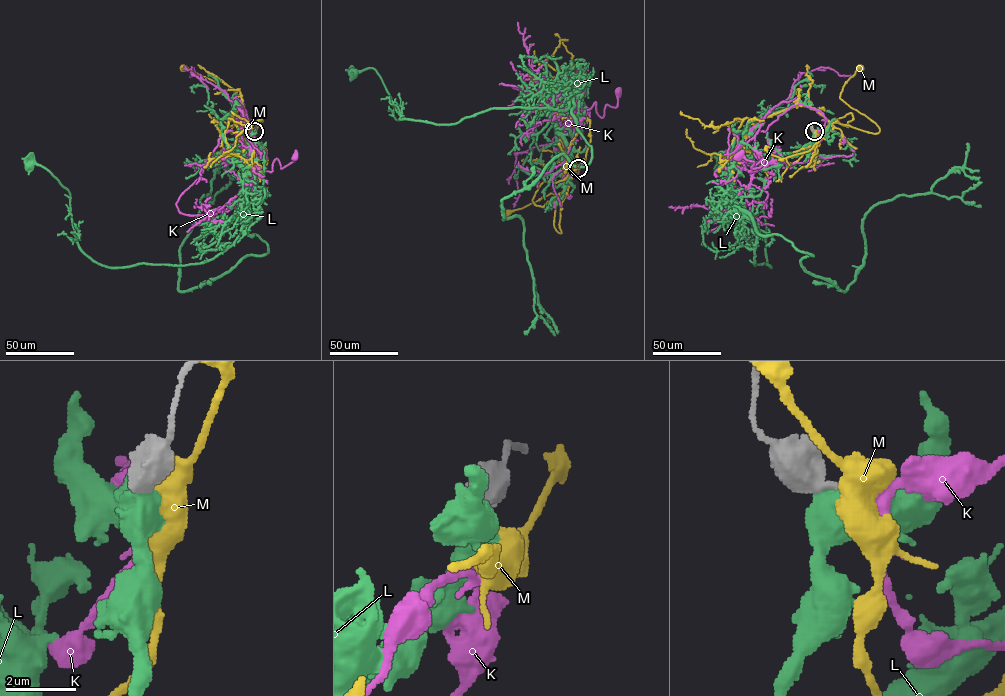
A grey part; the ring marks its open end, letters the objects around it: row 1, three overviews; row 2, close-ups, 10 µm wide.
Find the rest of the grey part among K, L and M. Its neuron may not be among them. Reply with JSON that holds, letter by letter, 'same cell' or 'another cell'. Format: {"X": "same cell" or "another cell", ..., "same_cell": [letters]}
{"K": "same cell", "L": "another cell", "M": "another cell", "same_cell": ["K"]}

